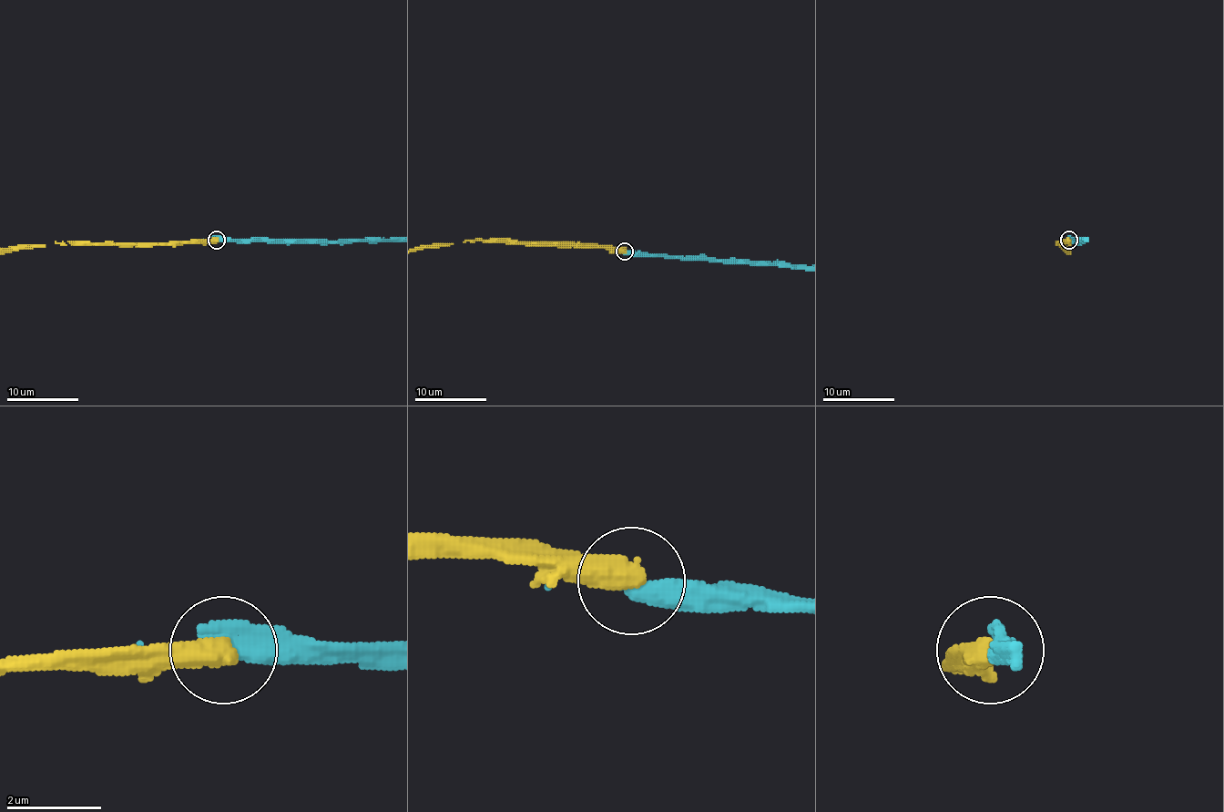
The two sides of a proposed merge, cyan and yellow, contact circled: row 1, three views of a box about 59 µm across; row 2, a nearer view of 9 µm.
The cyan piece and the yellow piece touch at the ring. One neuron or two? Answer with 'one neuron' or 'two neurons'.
two neurons

